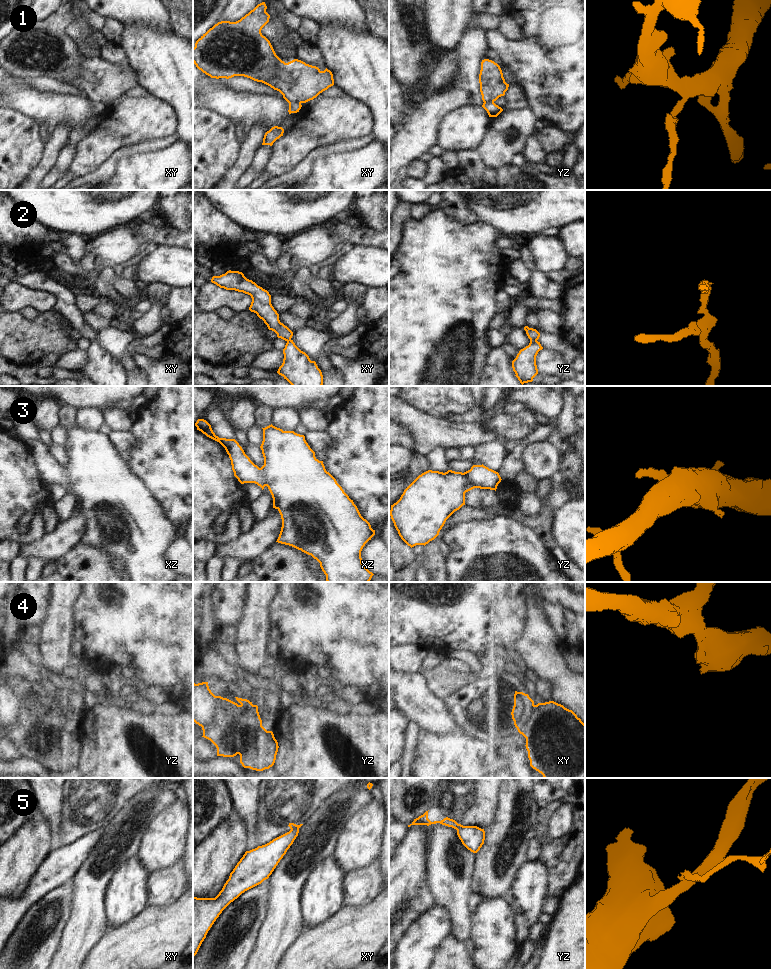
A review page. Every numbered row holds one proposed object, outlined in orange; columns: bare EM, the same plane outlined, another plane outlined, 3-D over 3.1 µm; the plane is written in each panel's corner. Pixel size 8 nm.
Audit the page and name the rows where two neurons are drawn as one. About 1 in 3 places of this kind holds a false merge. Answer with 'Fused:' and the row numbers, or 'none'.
Fused: 1, 5

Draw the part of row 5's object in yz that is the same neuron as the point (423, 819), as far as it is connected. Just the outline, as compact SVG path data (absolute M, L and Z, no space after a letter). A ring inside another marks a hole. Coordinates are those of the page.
M428 810L429 811L429 810ZM426 811L423 815L419 816L418 818L414 819L414 821L408 825L408 827L410 827L411 825L431 825L431 824L436 824L436 823L440 823L442 825L448 826L448 827L452 827L456 830L460 829L461 827L463 827L463 825L458 824L455 820L450 819L448 817L444 818L441 821L434 821L431 822L428 819L428 811Z

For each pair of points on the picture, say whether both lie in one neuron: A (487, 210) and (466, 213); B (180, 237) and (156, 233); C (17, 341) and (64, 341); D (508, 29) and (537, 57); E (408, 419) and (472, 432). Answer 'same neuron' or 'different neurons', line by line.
A: different neurons
B: same neuron
C: same neuron
D: different neurons
E: same neuron

